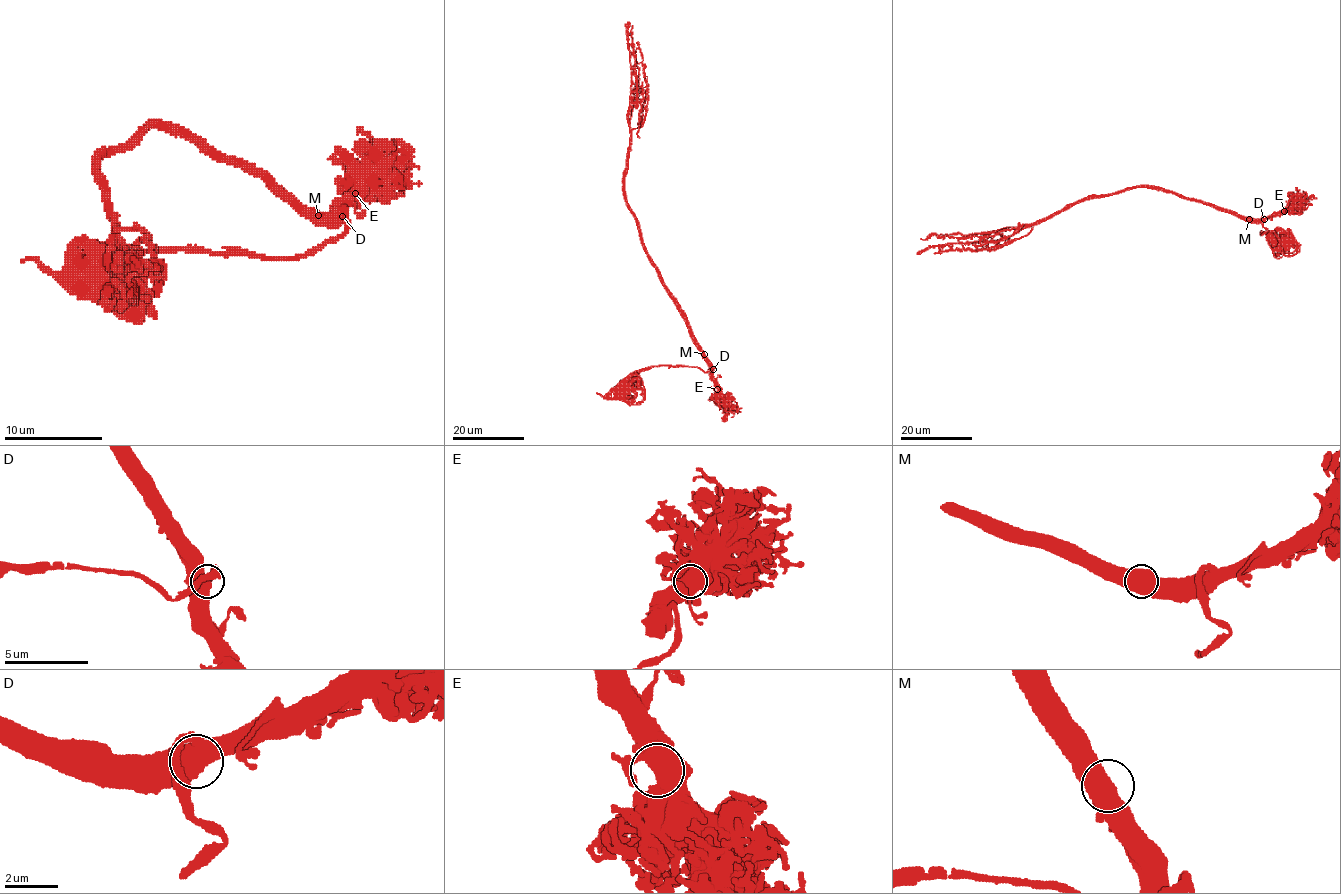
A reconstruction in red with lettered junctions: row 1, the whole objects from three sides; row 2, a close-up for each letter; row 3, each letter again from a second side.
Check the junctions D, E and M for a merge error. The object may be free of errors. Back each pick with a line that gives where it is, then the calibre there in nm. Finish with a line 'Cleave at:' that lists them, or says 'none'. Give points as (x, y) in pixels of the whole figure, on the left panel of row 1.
Cleave at: none

